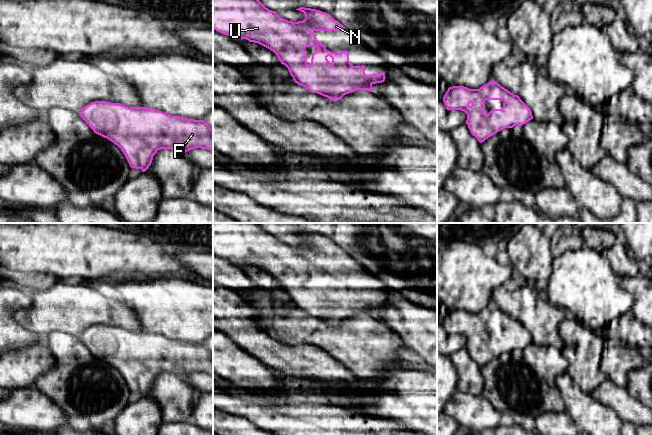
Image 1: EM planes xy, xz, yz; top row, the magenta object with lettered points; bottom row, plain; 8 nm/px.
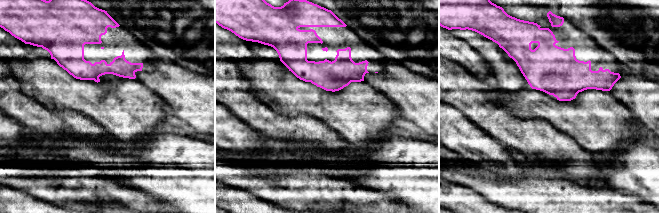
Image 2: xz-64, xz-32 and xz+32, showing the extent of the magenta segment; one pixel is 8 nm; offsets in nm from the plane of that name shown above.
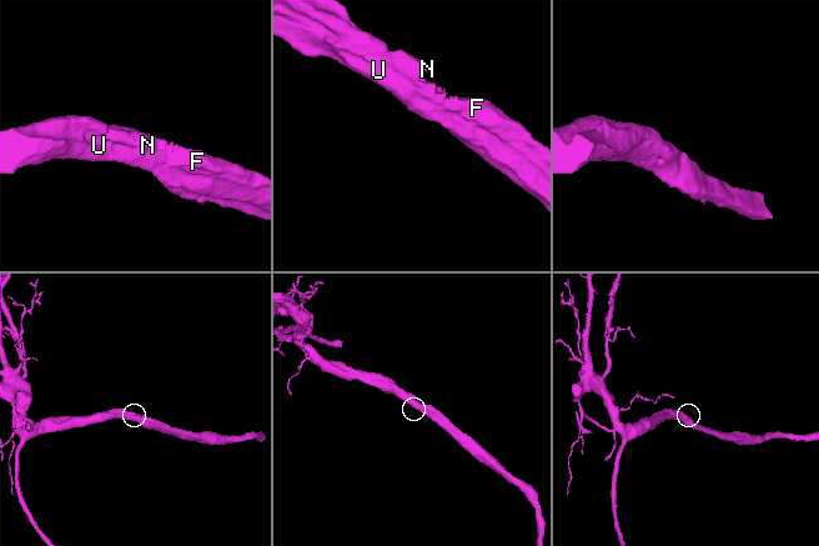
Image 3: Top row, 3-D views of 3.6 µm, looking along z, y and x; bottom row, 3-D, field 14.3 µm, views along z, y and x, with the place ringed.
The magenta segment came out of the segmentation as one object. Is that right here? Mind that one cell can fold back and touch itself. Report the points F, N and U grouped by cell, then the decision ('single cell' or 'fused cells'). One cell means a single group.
groups F N U; single cell

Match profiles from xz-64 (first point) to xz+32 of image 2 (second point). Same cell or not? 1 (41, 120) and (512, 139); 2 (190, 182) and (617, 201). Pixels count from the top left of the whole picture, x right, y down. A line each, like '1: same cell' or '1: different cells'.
1: same cell
2: different cells

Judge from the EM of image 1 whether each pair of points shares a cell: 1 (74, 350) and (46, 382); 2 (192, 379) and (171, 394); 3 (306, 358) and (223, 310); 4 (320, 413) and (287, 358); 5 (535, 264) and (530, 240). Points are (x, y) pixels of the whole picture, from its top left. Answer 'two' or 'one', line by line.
1: one
2: two
3: one
4: two
5: one

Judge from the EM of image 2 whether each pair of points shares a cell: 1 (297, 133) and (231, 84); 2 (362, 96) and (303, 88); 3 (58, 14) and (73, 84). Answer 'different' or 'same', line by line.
1: same
2: same
3: different

